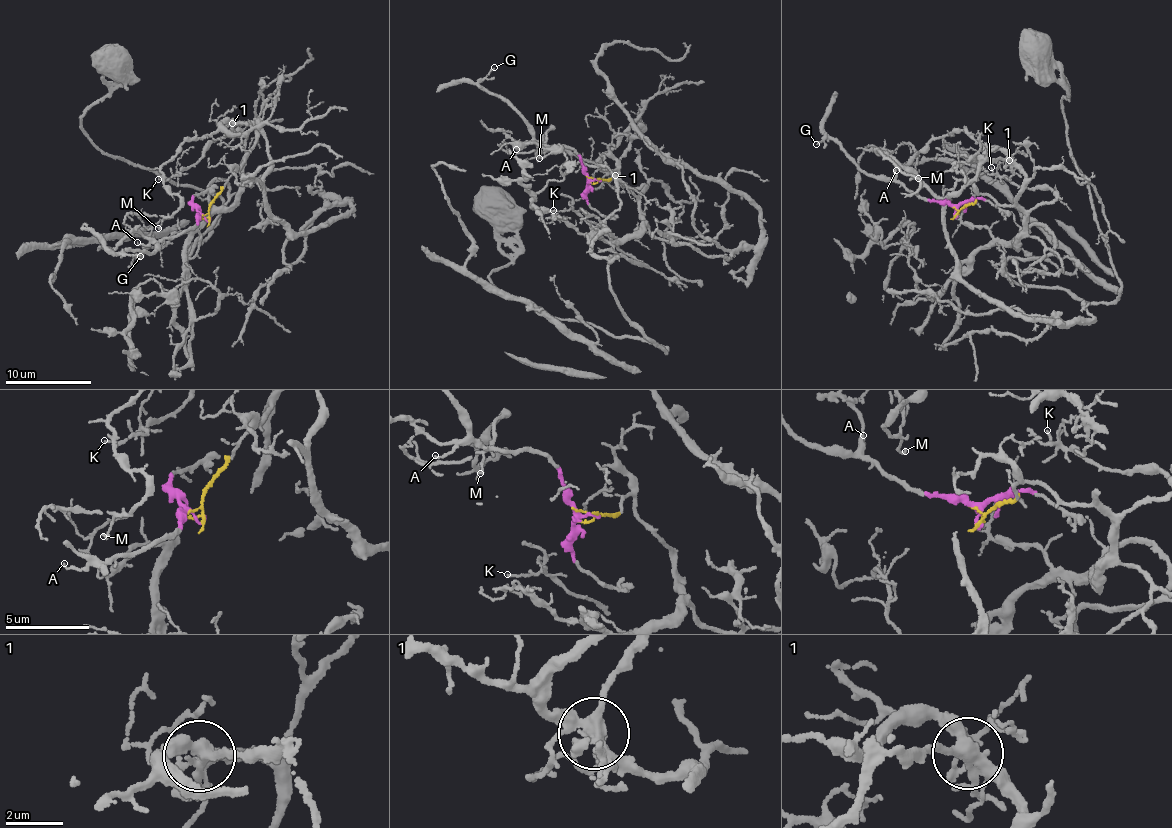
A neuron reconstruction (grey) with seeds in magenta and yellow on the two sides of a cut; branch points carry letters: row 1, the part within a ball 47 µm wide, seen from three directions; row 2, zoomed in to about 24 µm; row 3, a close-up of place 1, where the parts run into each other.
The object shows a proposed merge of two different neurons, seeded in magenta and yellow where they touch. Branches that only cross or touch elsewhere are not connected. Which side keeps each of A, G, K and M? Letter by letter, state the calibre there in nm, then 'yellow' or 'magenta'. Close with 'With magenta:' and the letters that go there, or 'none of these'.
A: calibre 130 nm; magenta
G: calibre 130 nm; magenta
K: calibre 120 nm; yellow
M: calibre 150 nm; yellow
With magenta: A, G

